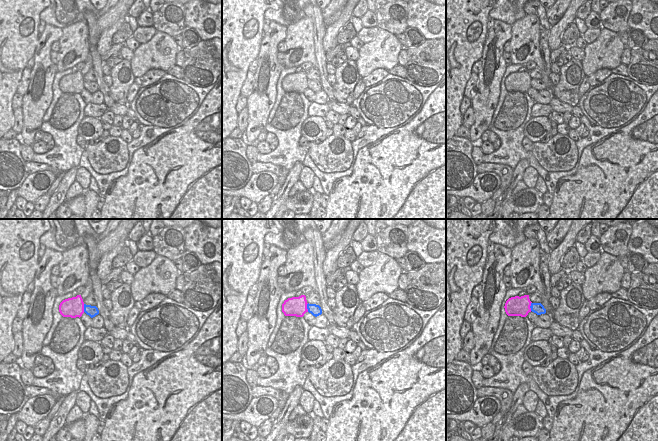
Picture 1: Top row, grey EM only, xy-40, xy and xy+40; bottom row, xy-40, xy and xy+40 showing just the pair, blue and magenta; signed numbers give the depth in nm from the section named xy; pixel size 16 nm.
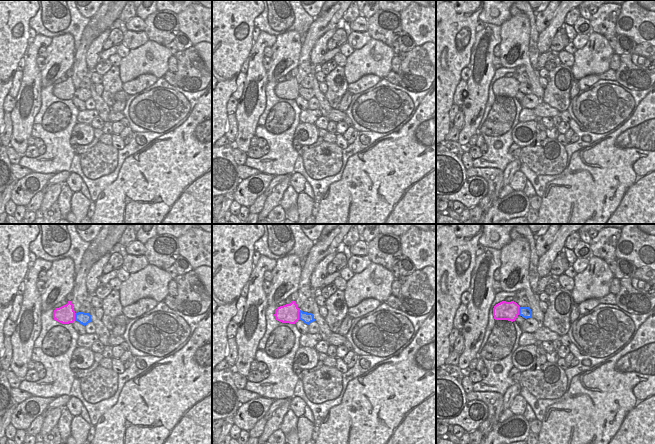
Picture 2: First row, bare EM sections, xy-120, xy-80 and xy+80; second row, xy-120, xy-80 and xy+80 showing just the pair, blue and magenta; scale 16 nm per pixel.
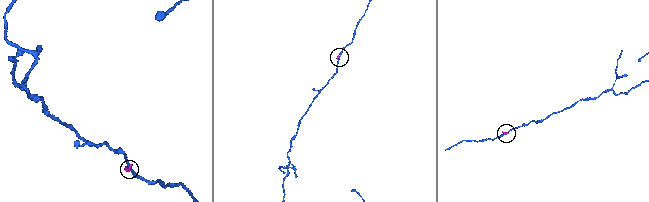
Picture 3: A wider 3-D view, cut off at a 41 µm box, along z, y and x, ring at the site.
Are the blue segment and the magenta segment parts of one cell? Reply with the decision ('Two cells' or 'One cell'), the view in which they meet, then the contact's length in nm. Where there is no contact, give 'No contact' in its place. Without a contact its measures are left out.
Two cells. Touches blue in xy. Shared border 140 nm.

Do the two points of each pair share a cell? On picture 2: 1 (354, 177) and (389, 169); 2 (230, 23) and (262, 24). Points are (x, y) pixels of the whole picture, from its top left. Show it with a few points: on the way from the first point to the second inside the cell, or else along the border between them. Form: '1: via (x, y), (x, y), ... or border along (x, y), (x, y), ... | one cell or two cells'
1: via (363, 177), (380, 177) | one cell
2: border along (263, 10), (254, 19), (254, 26) | two cells

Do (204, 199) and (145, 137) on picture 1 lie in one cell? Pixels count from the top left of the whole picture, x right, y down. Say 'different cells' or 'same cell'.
different cells

